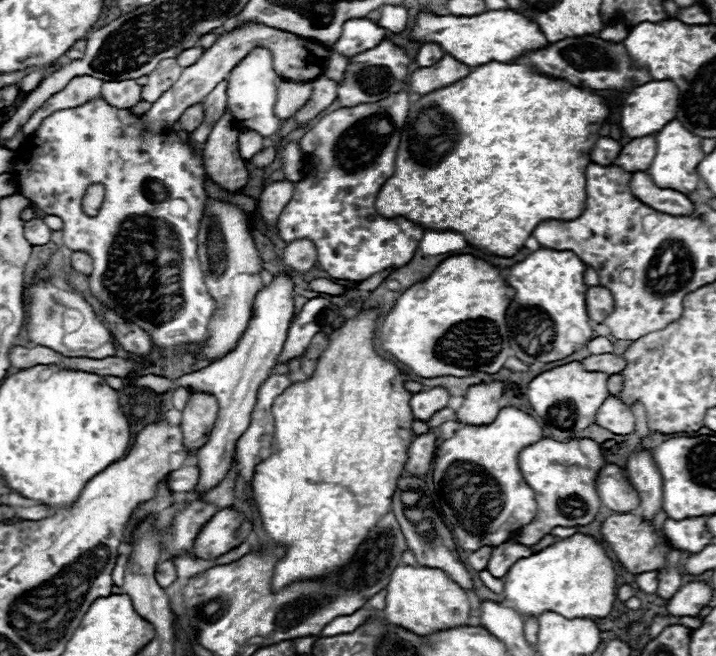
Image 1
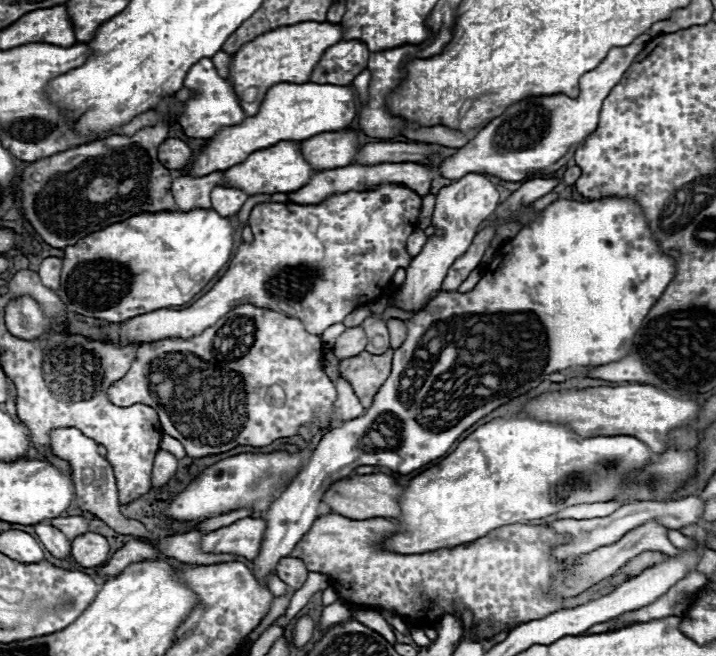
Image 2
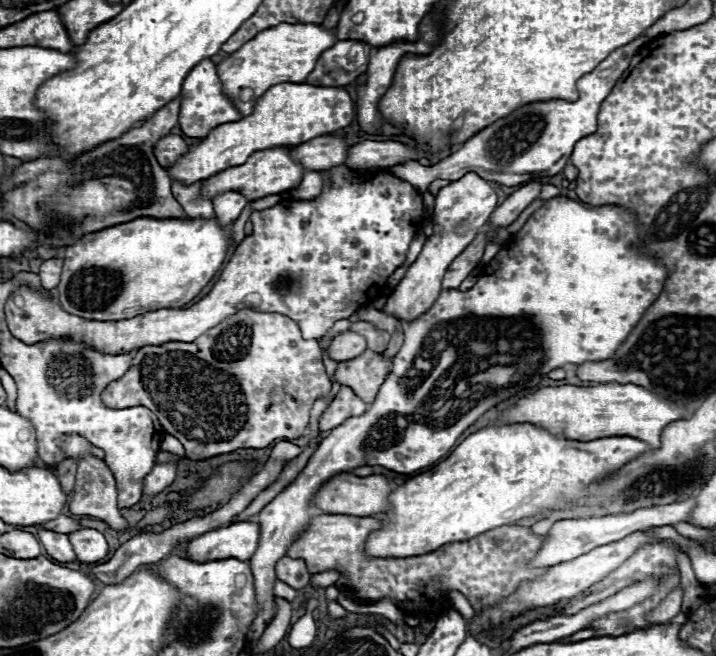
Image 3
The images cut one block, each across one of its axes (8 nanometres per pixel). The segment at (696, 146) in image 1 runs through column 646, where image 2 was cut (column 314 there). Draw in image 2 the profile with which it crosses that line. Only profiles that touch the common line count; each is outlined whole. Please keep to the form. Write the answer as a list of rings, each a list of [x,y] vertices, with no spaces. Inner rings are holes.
[[[284,140],[282,144],[274,144],[274,148],[262,148],[262,152],[252,152],[242,164],[234,164],[234,168],[228,168],[224,172],[224,178],[228,180],[226,186],[242,188],[246,194],[276,194],[276,192],[294,192],[308,184],[310,176],[320,170],[314,170],[308,160],[300,152],[300,142]]]

